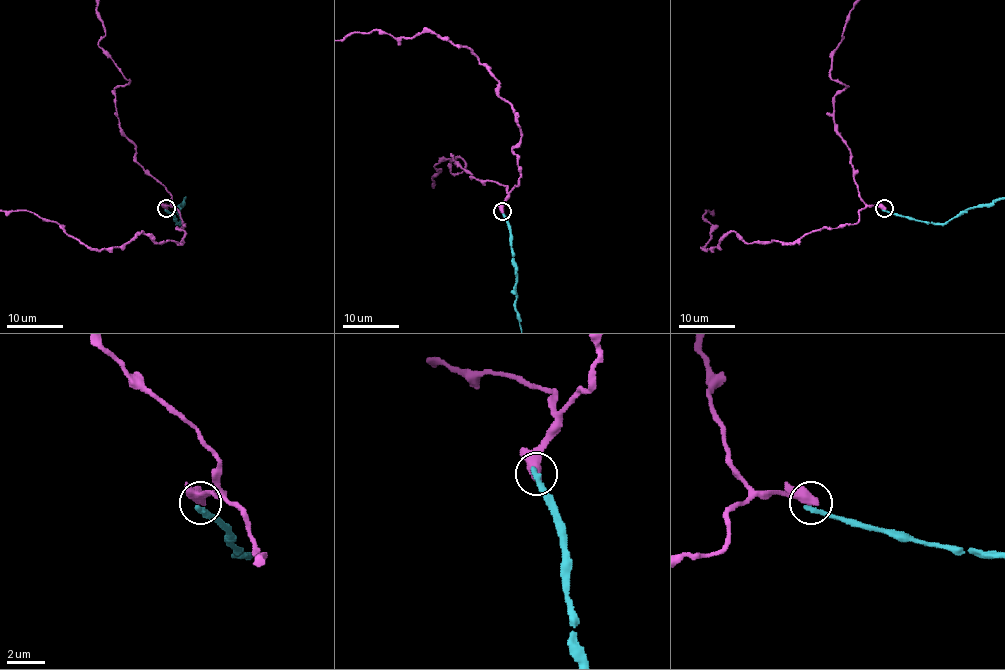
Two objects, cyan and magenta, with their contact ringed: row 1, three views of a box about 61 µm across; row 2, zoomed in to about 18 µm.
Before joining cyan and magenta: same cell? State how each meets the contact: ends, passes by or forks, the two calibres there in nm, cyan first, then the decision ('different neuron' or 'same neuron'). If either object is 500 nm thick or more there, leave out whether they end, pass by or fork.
300 nm thick on the cyan side, 600 nm on the other; different neuron

